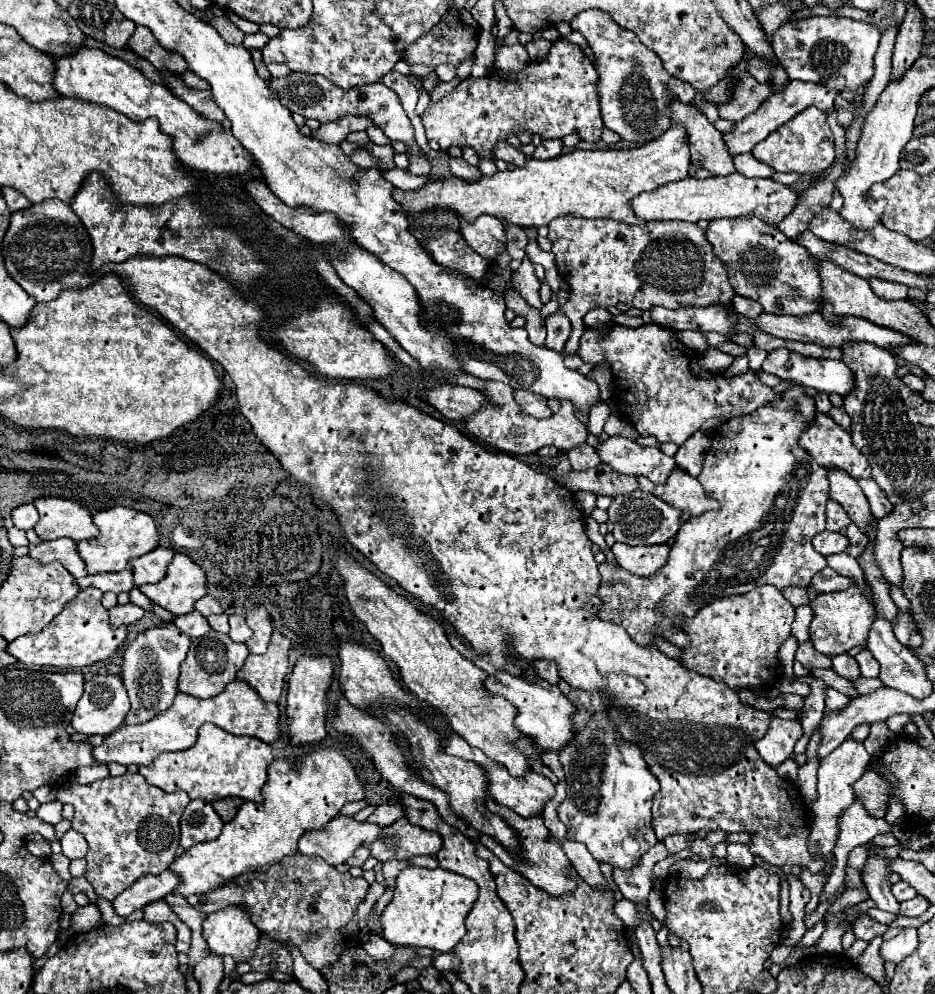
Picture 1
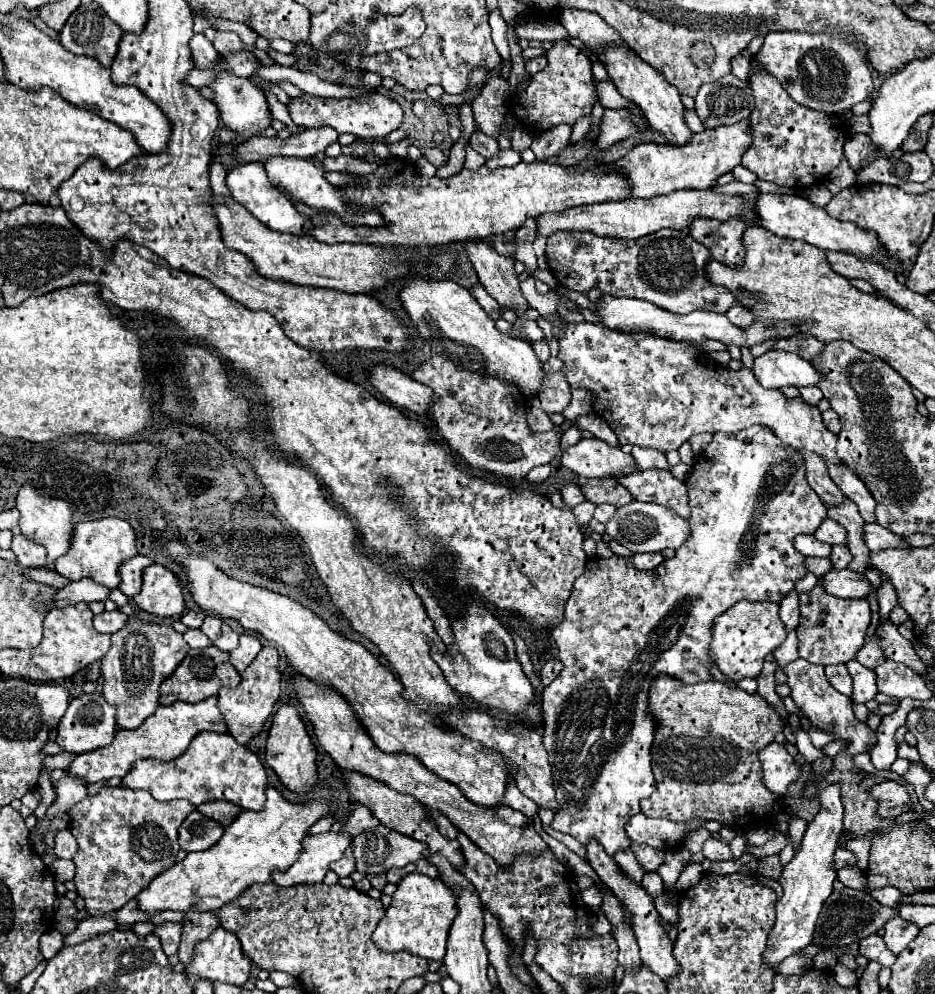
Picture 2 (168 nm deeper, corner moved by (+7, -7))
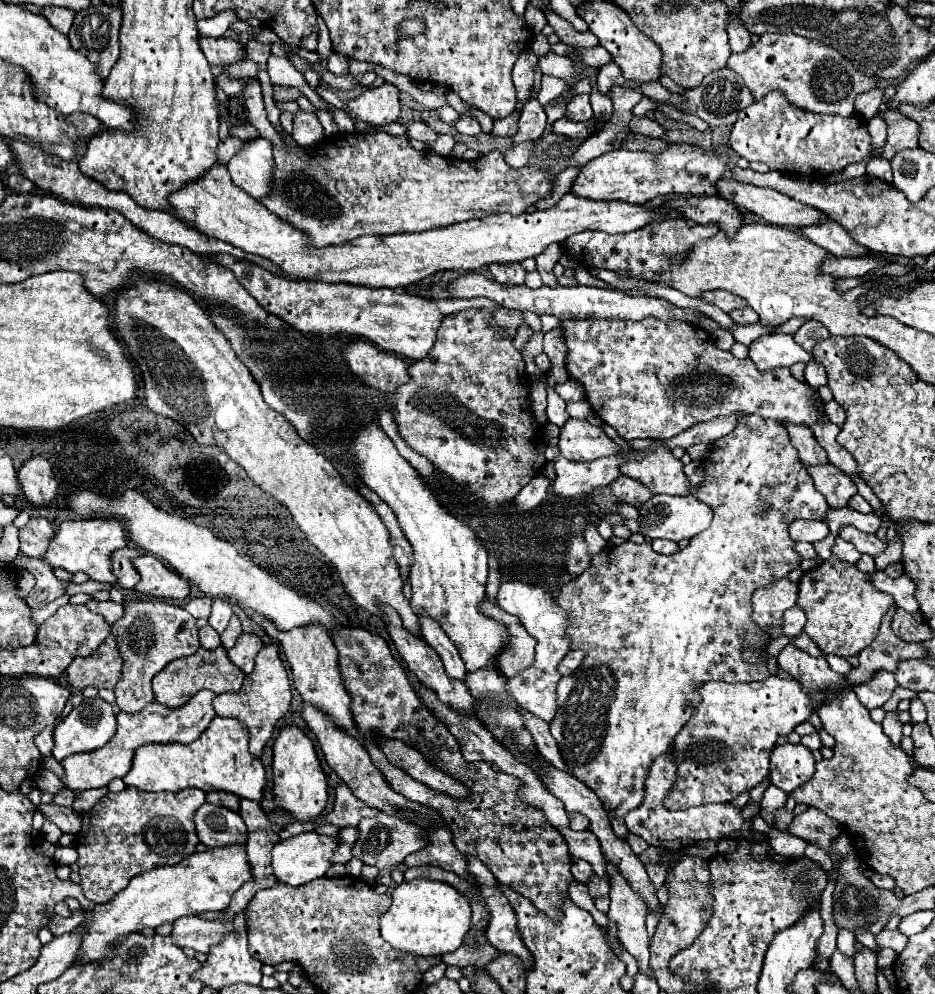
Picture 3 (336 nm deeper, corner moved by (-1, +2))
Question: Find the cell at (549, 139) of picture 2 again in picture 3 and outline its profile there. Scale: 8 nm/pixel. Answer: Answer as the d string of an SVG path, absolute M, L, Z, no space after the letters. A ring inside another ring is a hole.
M575 94L571 102L567 104L567 114L569 120L573 122L587 122L593 118L593 110L589 104L589 94Z

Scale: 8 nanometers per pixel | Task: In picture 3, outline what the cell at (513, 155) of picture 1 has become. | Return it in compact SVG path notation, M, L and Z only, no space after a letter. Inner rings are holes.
M461 116L461 118L457 118L457 122L453 122L453 126L455 126L455 130L457 130L459 134L469 134L469 136L473 136L473 134L479 134L479 132L481 132L479 122L477 122L475 118L471 118L471 116Z

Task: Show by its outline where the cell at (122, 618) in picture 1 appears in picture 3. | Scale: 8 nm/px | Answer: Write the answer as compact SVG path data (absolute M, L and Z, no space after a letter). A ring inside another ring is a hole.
M89 600L85 604L93 614L101 614L109 624L115 624L121 616L123 616L123 604L115 604L115 602L97 602L97 600Z

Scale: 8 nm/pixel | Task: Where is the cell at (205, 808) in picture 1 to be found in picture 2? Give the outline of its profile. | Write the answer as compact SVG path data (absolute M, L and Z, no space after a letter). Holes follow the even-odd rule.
M197 809L187 815L179 827L179 845L183 851L205 851L223 835L223 825L201 815Z

